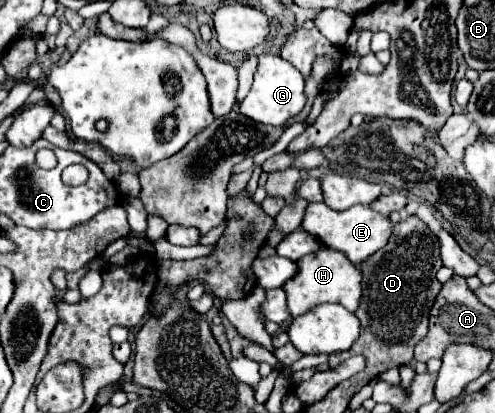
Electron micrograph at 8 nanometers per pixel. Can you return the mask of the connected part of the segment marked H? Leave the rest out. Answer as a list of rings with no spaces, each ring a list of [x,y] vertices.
[[[322,248],[298,260],[298,274],[284,286],[284,290],[288,294],[288,308],[294,318],[326,302],[336,302],[350,312],[356,312],[362,298],[362,270],[354,266],[342,252]]]

